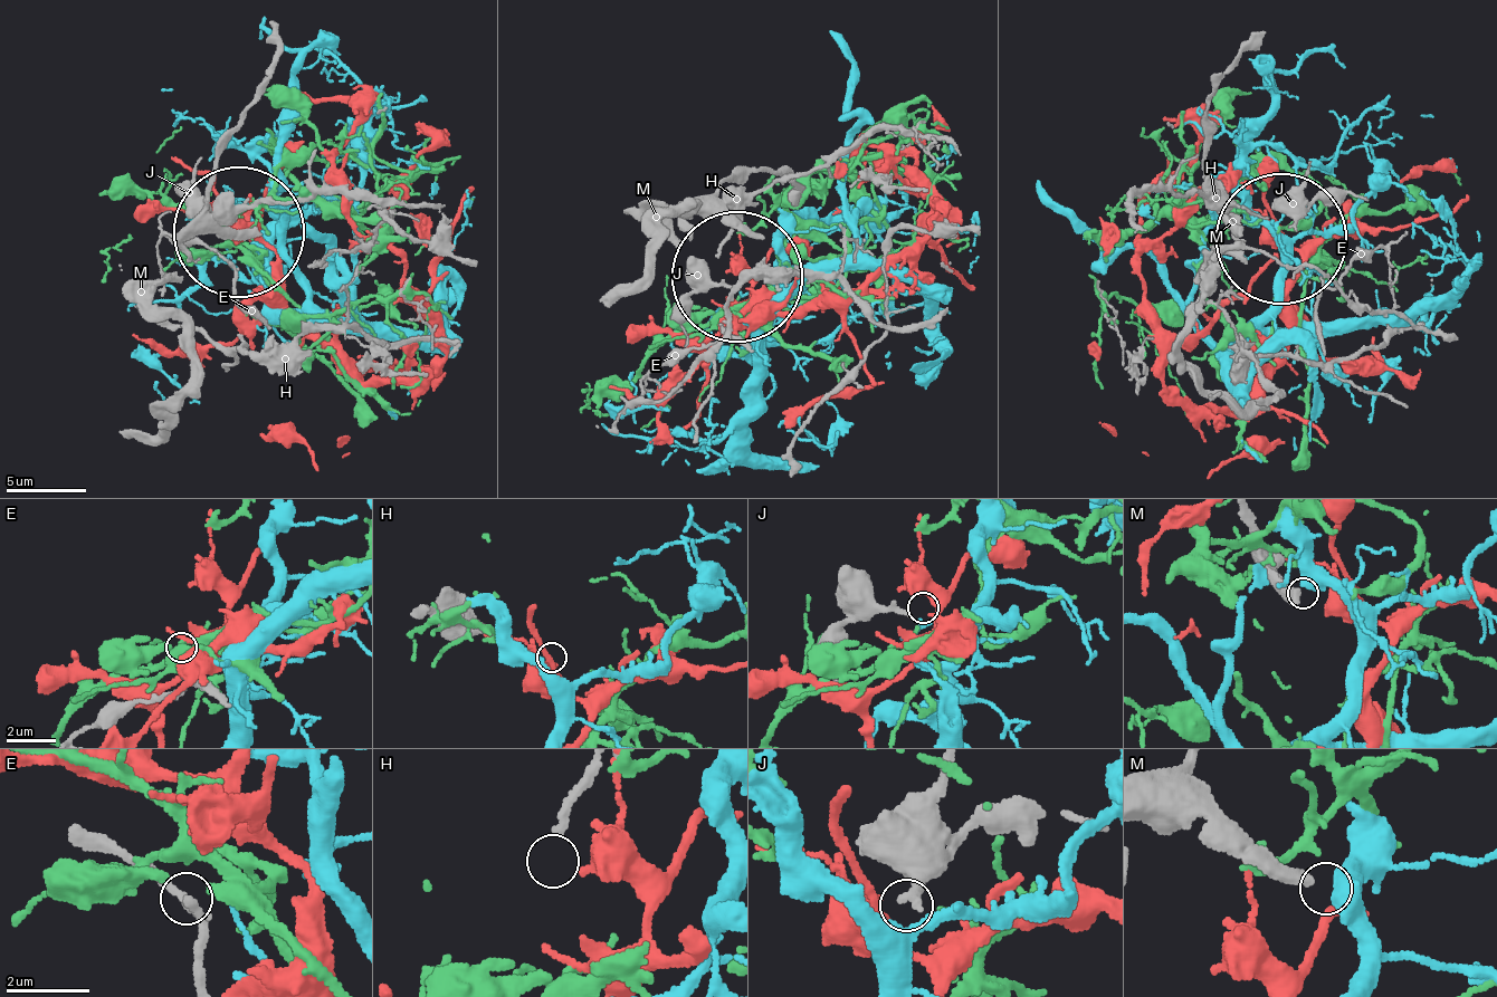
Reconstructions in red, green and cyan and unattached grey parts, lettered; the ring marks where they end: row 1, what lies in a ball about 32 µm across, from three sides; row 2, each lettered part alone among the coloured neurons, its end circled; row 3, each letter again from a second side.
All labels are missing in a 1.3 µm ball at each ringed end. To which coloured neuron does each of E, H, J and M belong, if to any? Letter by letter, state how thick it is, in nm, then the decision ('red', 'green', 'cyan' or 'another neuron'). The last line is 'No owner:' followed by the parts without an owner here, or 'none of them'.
E: 130 nm | another neuron
H: 170 nm | another neuron
J: 260 nm | another neuron
M: 400 nm | another neuron
No owner: E, H, J, M

